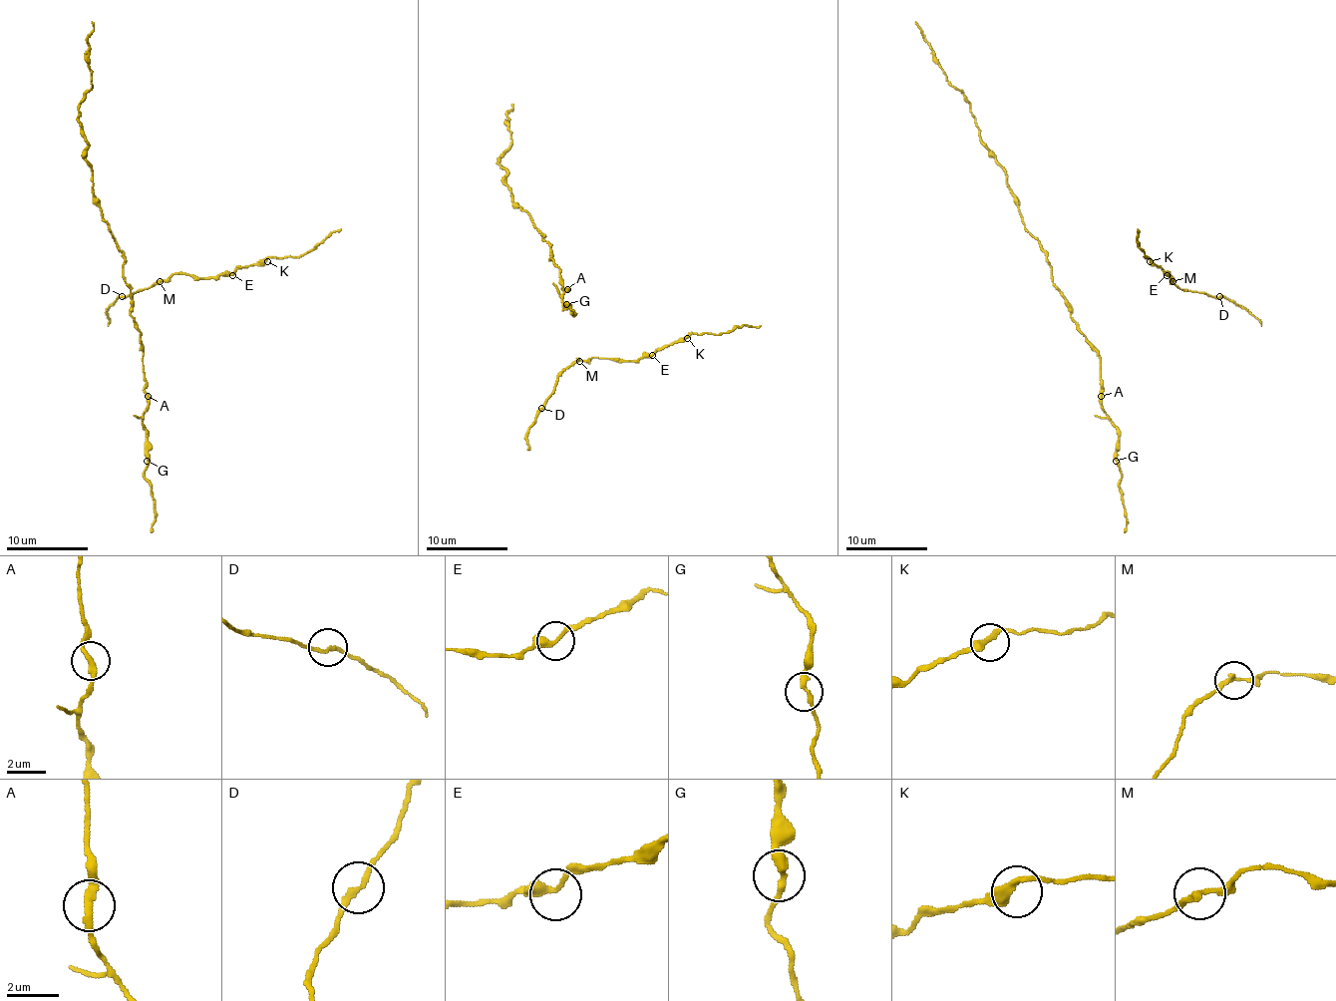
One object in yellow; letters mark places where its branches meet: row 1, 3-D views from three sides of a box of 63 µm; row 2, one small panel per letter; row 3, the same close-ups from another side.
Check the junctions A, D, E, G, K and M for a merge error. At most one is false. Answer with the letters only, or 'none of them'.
none of them

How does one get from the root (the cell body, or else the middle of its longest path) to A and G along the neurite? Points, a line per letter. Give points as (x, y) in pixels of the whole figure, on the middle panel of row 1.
A: (550, 259), (558, 269), (562, 287), (566, 289)
G: (550, 259), (558, 269), (562, 287), (566, 289), (562, 295), (562, 304), (566, 304)

